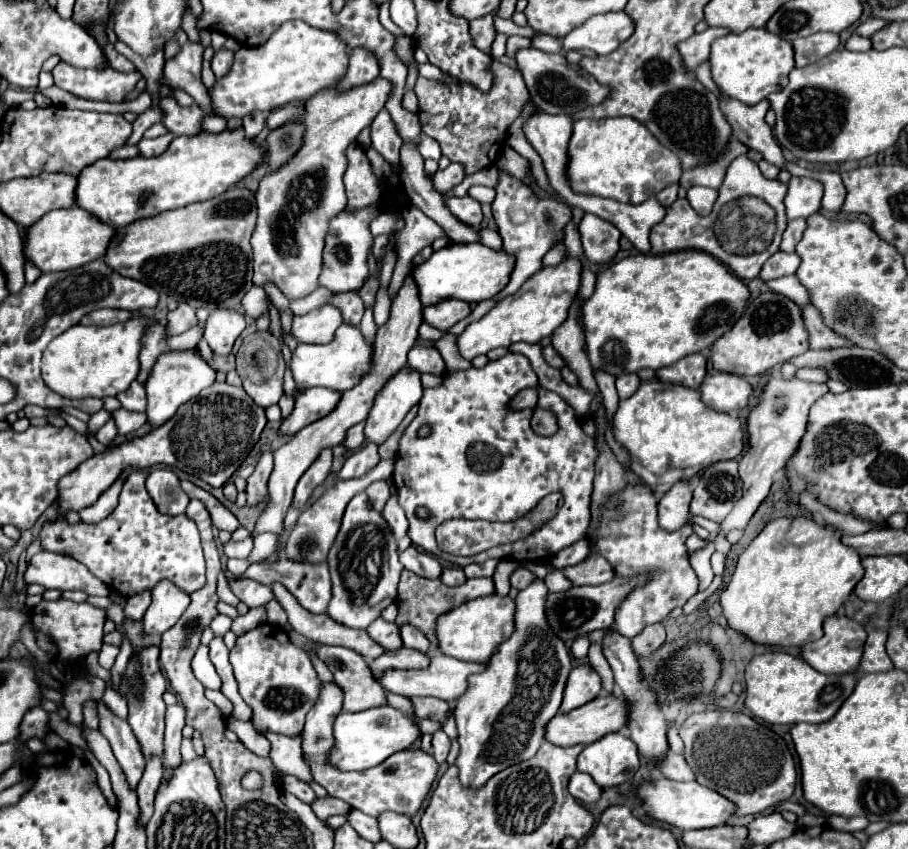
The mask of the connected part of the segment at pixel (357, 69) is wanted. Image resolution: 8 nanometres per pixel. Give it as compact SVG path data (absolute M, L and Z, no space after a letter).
M363 48L351 50L351 60L349 60L349 70L345 78L339 82L337 90L351 90L361 84L369 84L379 76L379 64L373 54L369 54Z

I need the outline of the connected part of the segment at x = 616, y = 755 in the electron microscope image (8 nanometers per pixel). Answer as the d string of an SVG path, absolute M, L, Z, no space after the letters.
M623 732L603 736L583 748L577 756L577 770L591 774L599 788L611 788L633 780L639 768L637 746Z

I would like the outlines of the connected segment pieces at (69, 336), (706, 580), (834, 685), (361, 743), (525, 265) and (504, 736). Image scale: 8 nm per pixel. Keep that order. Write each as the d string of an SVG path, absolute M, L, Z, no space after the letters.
M133 312L129 320L111 326L71 326L57 336L43 352L41 374L45 384L65 398L105 398L127 390L139 374L139 354L143 336L155 322L151 314Z
M771 378L769 384L765 386L765 392L761 396L761 404L749 414L747 418L747 428L749 428L749 450L743 454L741 462L739 462L739 478L743 480L743 498L737 502L737 506L729 512L729 516L719 524L719 532L711 534L705 540L705 546L689 552L689 562L695 570L695 574L701 580L701 590L705 590L711 582L713 582L713 570L711 570L711 554L715 552L715 538L717 536L727 536L731 530L745 530L747 522L751 520L751 516L755 514L755 510L759 508L759 504L767 498L771 482L775 472L779 472L781 468L785 468L789 456L799 448L799 442L805 434L805 426L807 426L807 416L809 416L809 408L823 396L827 394L827 386L825 384L811 384L811 382L801 382L797 378L791 380L781 380Z
M765 652L745 668L745 706L769 724L821 724L835 716L853 692L855 682L857 674L823 674L787 652Z
M379 706L363 712L341 712L333 724L333 748L327 754L327 764L337 770L367 770L381 764L391 754L409 748L419 736L419 728L391 706Z
M499 170L499 182L495 186L495 192L497 192L497 196L491 204L493 218L497 224L497 230L503 238L503 250L515 258L515 266L511 270L509 284L495 298L491 298L495 302L501 302L505 296L517 292L519 286L529 276L533 276L535 272L541 270L543 256L547 254L547 250L553 244L563 240L565 226L571 222L571 210L561 200L541 200L529 184L521 182L519 178L515 178L503 170Z
M537 580L533 582L533 586L527 586L525 590L519 592L519 596L515 598L517 604L515 632L511 634L511 638L499 644L499 648L489 658L487 668L483 672L469 676L469 688L457 700L455 718L459 728L461 754L455 764L459 766L459 780L463 786L473 786L473 788L483 786L493 774L505 770L507 766L533 758L541 742L545 740L547 722L559 712L563 688L573 666L565 642L549 626L545 614L545 602L547 602L547 586L543 580Z

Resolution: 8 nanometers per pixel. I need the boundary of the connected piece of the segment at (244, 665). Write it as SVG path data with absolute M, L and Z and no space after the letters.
M261 624L237 638L231 650L233 674L239 684L239 694L253 710L253 726L257 732L299 734L305 724L305 714L317 698L317 672L309 656L297 648L287 632L275 624Z

